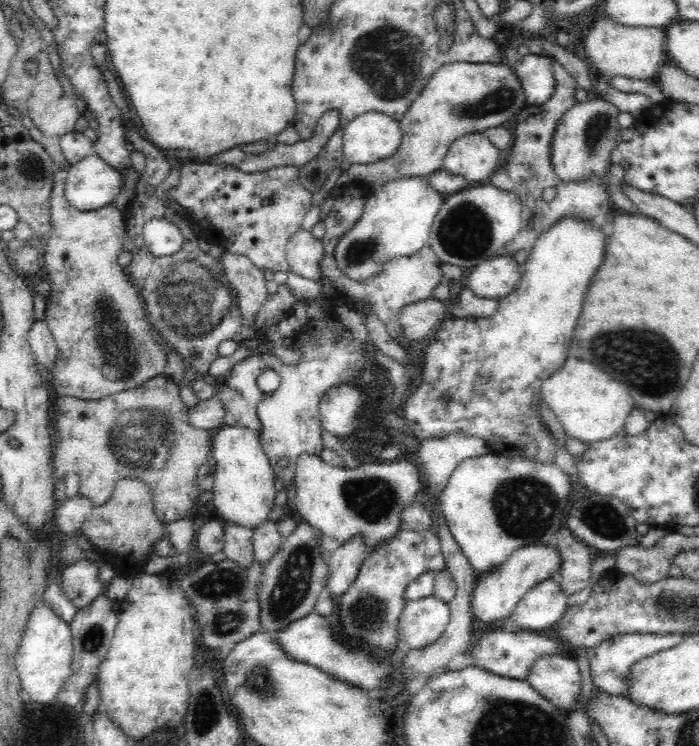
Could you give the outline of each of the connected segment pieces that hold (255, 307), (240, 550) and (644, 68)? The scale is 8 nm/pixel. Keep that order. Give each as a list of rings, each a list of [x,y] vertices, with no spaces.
[[[224,250],[221,257],[218,257],[219,264],[222,264],[222,274],[226,282],[234,290],[242,325],[248,328],[253,324],[254,316],[265,303],[269,284],[262,269],[254,266],[249,258]]]
[[[224,521],[223,552],[227,559],[244,568],[252,566],[252,562],[255,560],[252,542],[253,529]]]
[[[606,15],[602,20],[598,20],[586,35],[585,60],[596,73],[610,77],[623,76],[643,81],[653,80],[665,60],[664,36],[662,27],[620,25]]]

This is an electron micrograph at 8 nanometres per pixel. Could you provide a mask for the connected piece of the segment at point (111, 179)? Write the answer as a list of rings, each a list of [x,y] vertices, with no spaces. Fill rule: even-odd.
[[[97,154],[71,163],[64,181],[64,195],[74,208],[90,212],[113,204],[123,186],[124,177],[118,169]]]

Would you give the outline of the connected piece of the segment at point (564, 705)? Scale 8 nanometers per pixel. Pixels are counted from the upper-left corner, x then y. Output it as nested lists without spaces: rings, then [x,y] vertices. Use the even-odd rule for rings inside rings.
[[[553,654],[538,657],[525,678],[536,692],[566,712],[580,698],[580,671],[577,659]]]

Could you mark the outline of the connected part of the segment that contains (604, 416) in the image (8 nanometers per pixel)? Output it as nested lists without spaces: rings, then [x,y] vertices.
[[[568,356],[564,365],[557,368],[543,382],[541,398],[561,422],[566,434],[581,440],[583,443],[598,442],[614,436],[620,429],[624,428],[626,417],[636,406],[635,400],[631,396],[631,390],[626,390],[626,386],[622,382],[618,382],[610,374],[598,370],[592,362],[584,362],[584,360],[578,360],[572,356]]]

